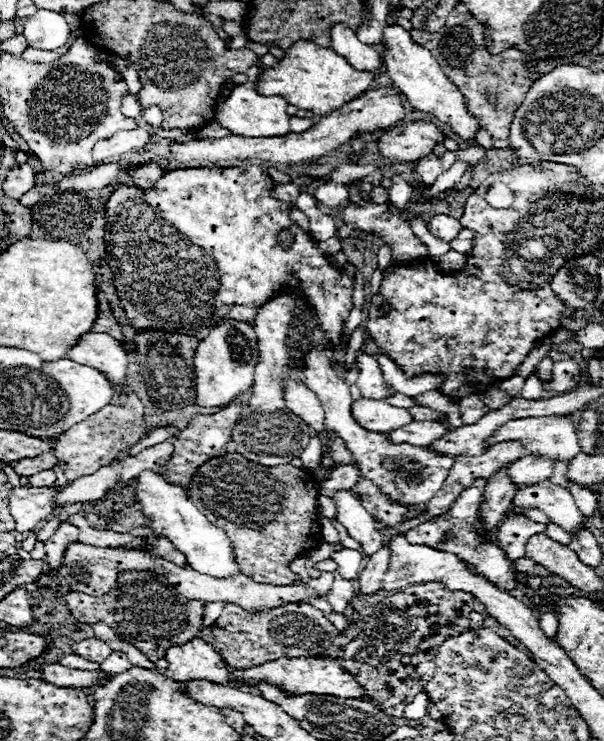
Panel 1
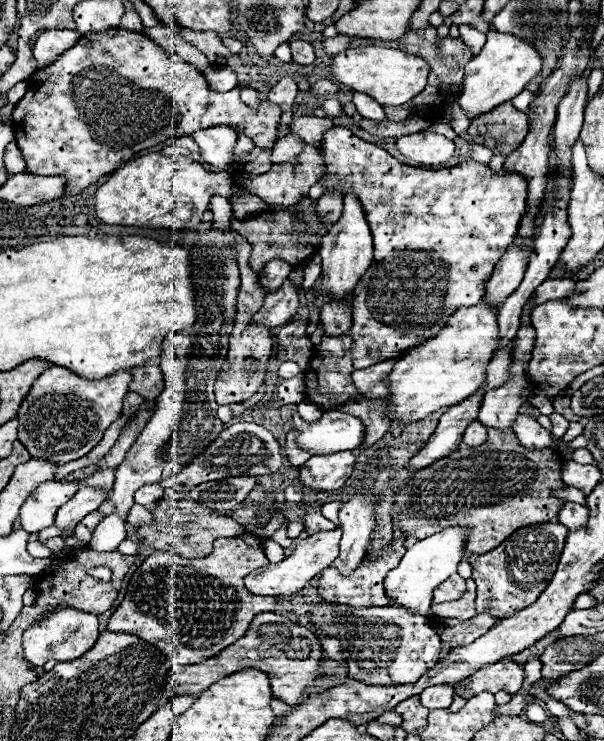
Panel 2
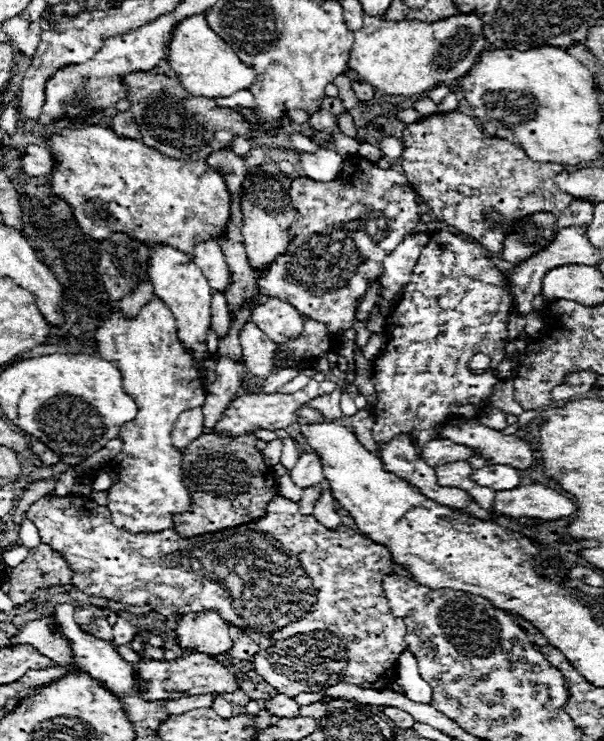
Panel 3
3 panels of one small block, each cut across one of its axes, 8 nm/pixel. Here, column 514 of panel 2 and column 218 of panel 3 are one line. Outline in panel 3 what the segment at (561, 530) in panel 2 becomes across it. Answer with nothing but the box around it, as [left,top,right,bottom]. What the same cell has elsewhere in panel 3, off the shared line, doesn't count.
[28,494,408,698]

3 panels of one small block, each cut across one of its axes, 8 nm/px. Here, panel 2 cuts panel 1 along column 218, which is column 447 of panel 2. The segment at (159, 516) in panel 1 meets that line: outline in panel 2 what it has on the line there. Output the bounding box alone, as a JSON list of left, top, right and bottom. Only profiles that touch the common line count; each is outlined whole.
[384,526,468,616]

